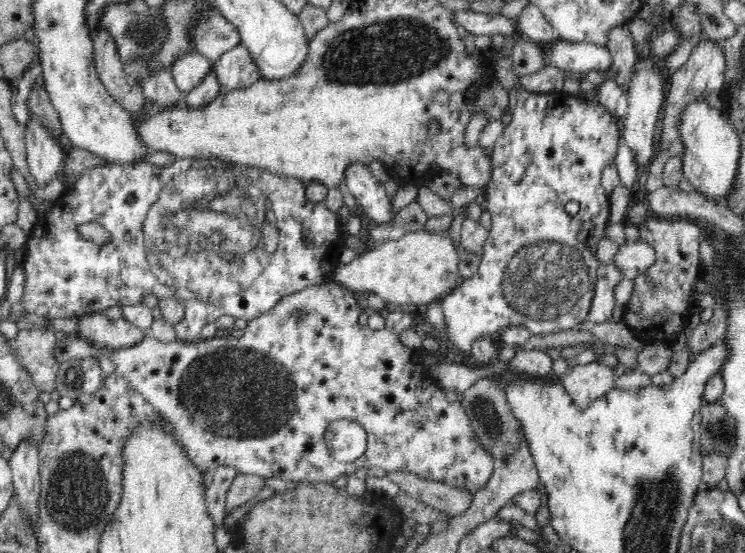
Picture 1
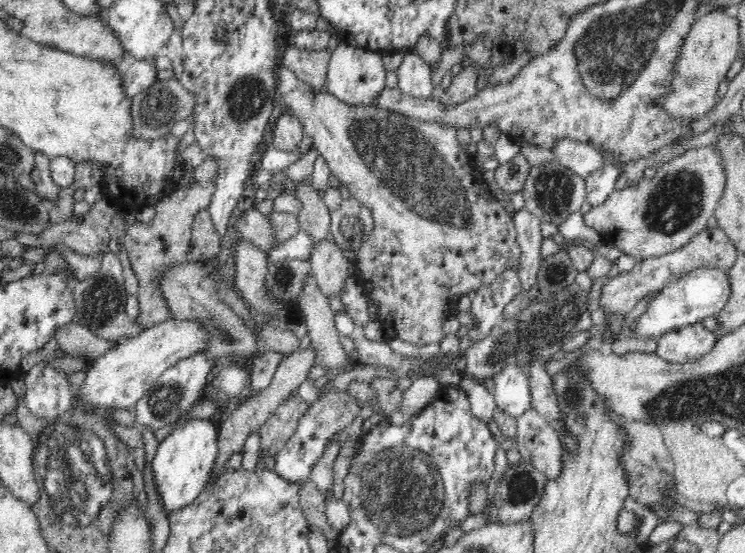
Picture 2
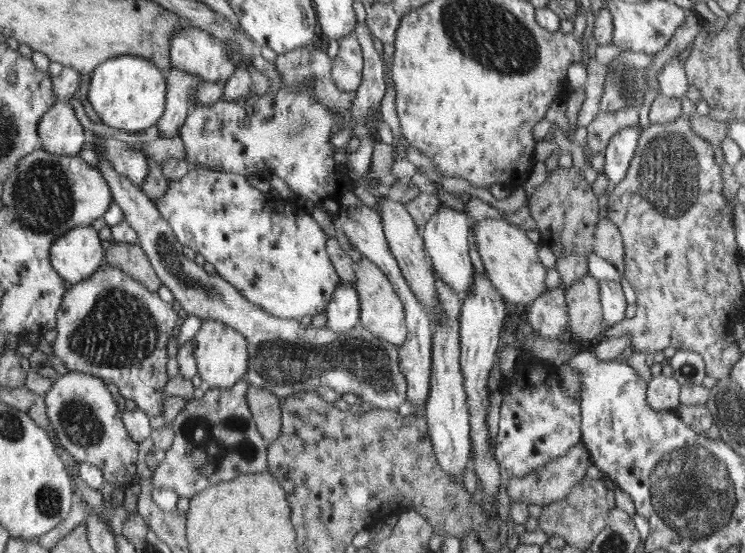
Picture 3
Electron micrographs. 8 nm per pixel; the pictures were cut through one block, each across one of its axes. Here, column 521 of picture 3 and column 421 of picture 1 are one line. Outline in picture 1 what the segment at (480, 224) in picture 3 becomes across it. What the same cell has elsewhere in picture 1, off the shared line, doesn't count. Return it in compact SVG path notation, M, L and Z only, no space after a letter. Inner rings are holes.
M412 232L398 240L376 243L350 262L338 264L332 280L352 294L378 294L392 308L416 308L441 299L458 284L458 252L448 232Z

